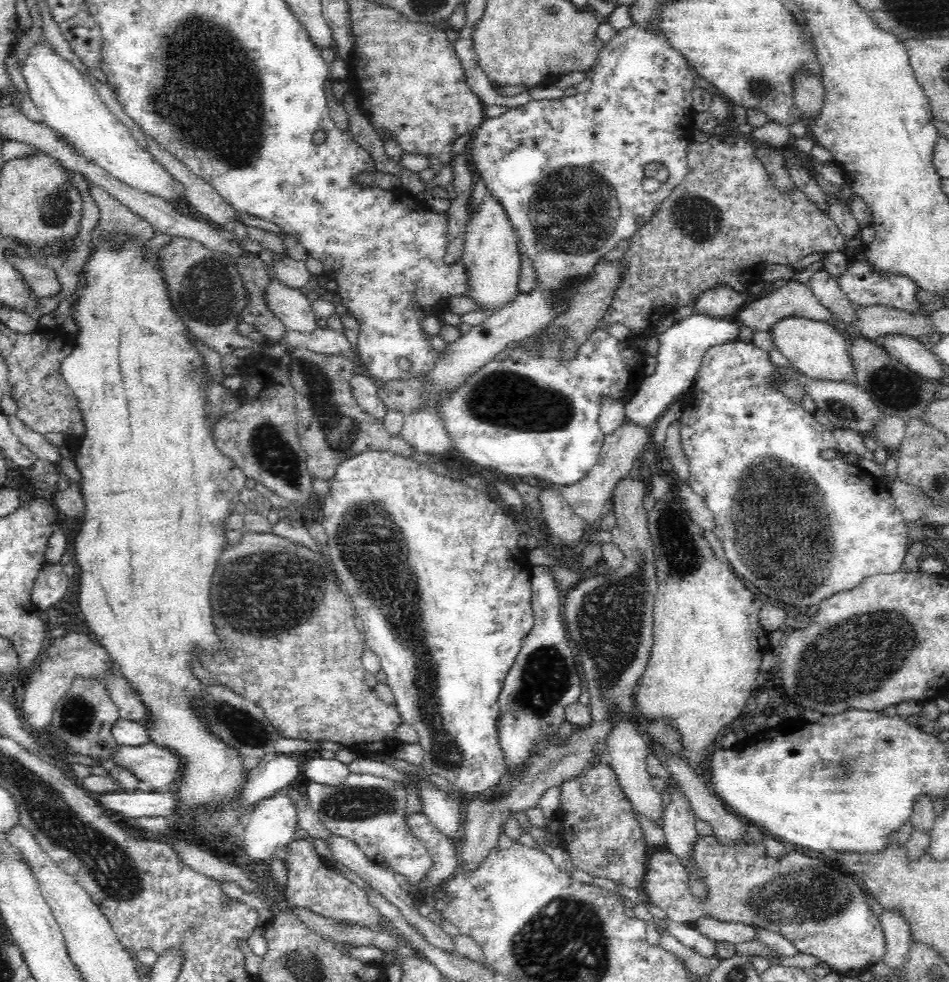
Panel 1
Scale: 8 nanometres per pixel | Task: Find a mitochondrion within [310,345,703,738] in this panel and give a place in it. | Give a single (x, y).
(610, 619)

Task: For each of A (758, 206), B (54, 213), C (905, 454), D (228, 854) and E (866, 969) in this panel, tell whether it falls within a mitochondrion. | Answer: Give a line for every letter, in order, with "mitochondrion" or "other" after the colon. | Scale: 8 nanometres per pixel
A: other
B: mitochondrion
C: other
D: other
E: other

